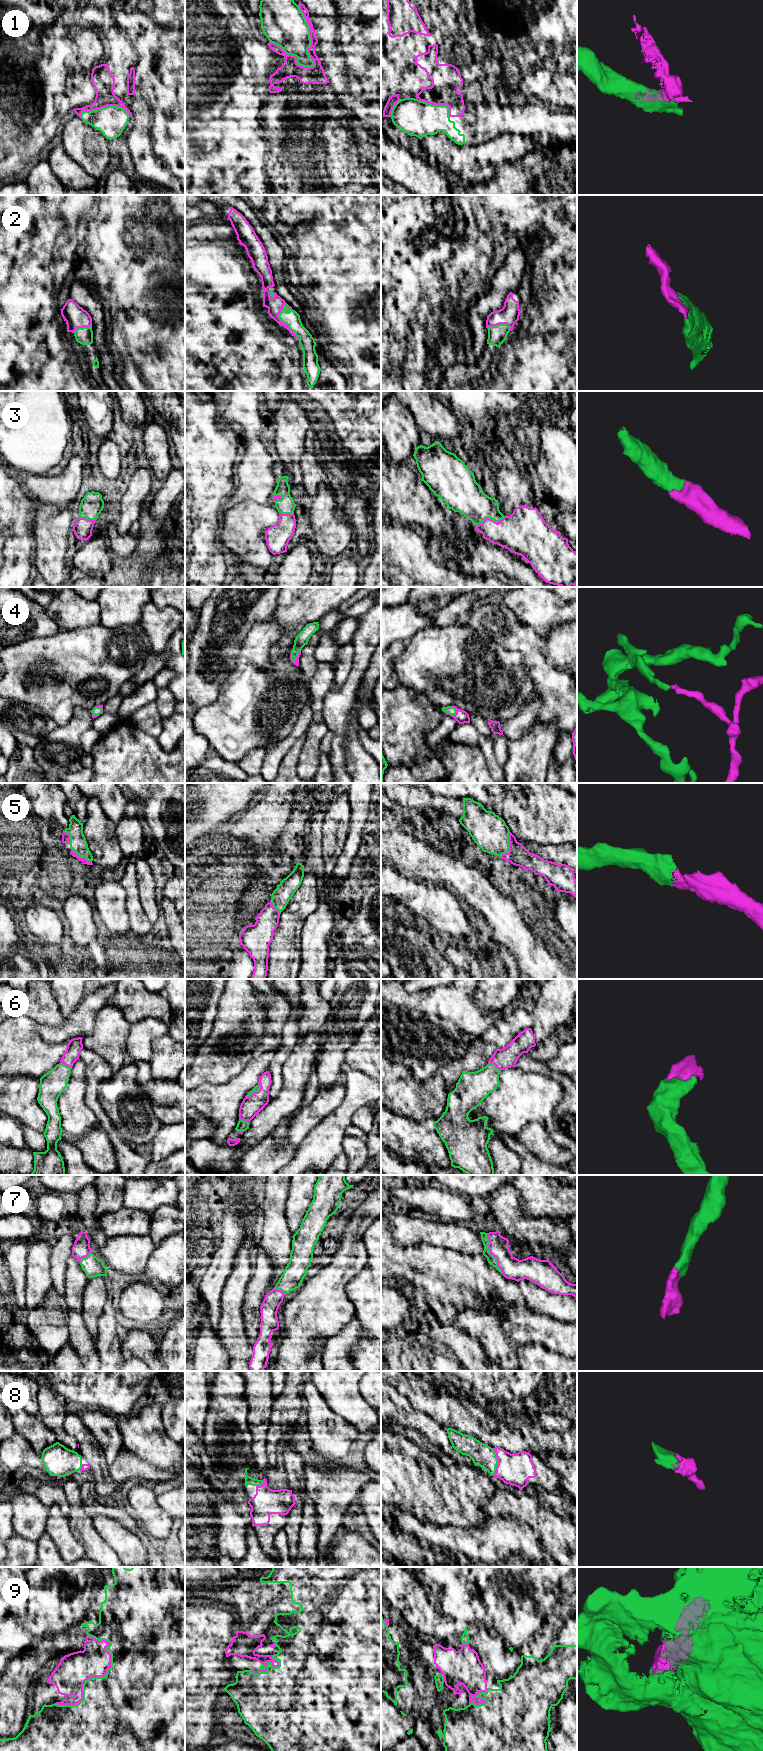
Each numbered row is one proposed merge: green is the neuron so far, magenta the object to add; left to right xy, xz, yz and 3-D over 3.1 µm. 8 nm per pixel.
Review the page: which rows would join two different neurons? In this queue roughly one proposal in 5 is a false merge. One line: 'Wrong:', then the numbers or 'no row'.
Wrong: 1

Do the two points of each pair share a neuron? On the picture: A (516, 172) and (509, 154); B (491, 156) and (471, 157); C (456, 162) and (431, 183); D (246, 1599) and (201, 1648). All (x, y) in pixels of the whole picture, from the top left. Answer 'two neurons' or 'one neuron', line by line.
A: two neurons
B: one neuron
C: two neurons
D: two neurons

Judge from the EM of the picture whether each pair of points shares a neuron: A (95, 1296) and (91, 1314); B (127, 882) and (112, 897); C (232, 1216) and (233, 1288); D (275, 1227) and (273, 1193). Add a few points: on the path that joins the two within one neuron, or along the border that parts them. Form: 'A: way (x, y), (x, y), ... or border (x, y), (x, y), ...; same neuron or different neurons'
A: way (94, 1300), (91, 1310); same neuron
B: border (118, 881), (125, 891), (126, 910); different neurons
C: border (242, 1243), (224, 1287); different neurons
D: way (275, 1219), (275, 1201); same neuron

